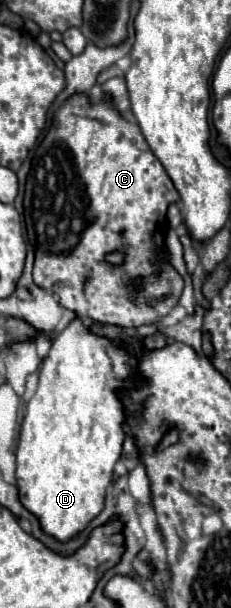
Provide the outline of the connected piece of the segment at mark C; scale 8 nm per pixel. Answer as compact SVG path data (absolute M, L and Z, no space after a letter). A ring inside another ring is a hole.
M86 93L70 97L70 101L66 101L66 105L60 105L54 113L46 137L34 151L32 167L26 179L24 221L28 239L36 247L34 283L46 291L60 295L62 305L72 309L74 313L92 317L106 325L138 327L164 319L178 305L178 297L182 293L182 277L170 265L164 265L162 277L154 277L152 255L154 249L164 243L168 231L166 211L172 203L178 201L180 195L172 179L148 147L140 127L136 123L130 123L116 109L110 95L104 95L100 101L92 101ZM114 249L126 253L126 263L120 269L114 269L104 261L104 255ZM134 277L146 279L140 293L126 287Z

